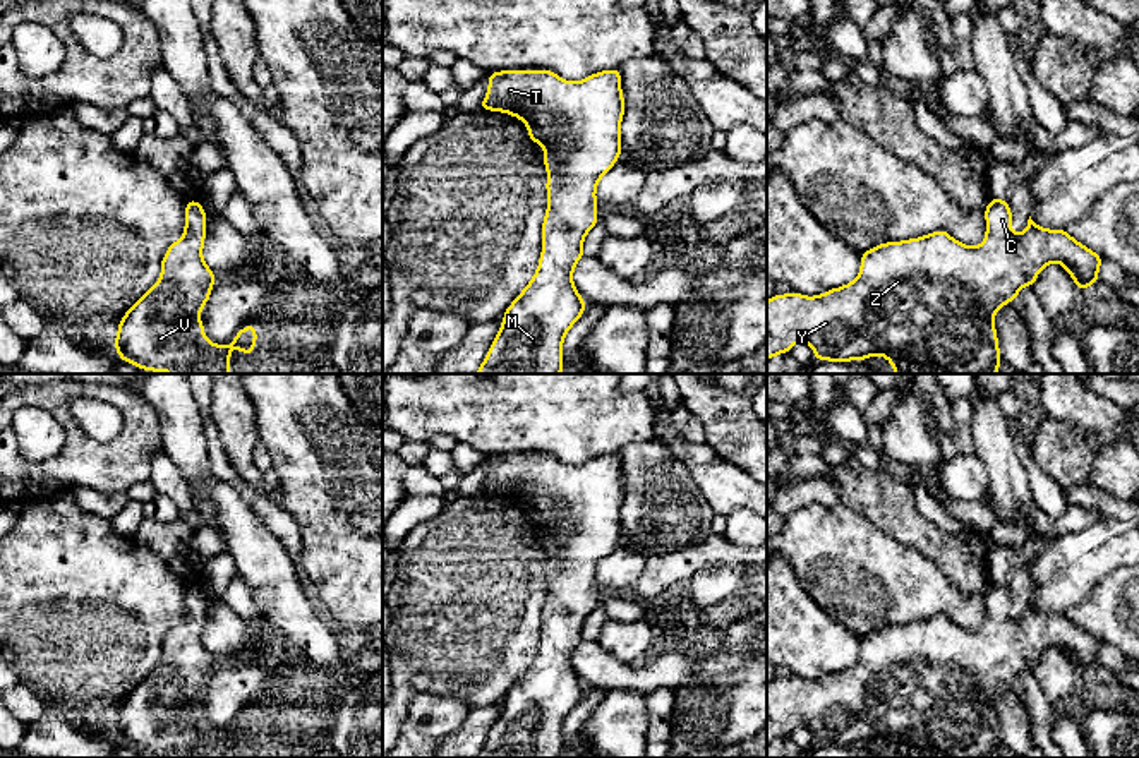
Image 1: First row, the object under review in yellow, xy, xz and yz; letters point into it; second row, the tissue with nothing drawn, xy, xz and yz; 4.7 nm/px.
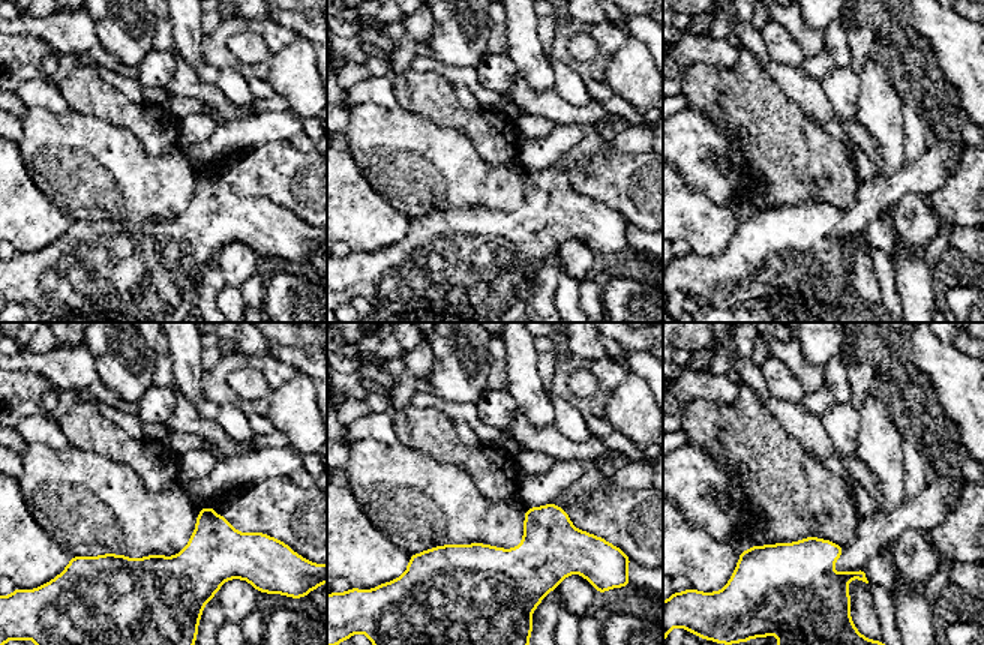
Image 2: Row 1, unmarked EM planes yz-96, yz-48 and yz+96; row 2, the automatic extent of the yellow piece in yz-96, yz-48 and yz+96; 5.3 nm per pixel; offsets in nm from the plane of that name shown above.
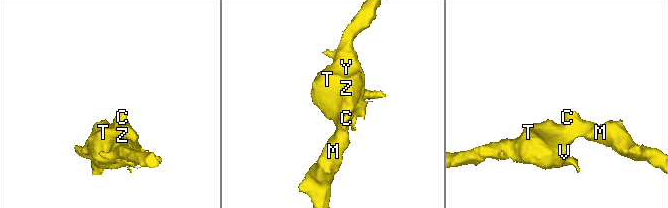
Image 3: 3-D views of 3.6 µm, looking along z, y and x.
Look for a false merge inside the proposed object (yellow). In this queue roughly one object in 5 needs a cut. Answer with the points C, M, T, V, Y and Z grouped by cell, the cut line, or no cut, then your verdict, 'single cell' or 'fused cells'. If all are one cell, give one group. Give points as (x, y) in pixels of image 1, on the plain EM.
groups C M T V Y Z; cut none; single cell

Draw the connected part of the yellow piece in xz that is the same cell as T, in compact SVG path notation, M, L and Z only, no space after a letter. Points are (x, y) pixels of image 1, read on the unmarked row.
M618 453L595 456L580 466L551 454L503 454L489 458L482 494L509 497L527 508L528 521L544 532L547 597L542 607L542 638L532 665L503 700L480 753L475 758L561 758L563 722L585 696L573 669L573 653L583 641L583 623L599 605L595 573L621 538L624 482Z

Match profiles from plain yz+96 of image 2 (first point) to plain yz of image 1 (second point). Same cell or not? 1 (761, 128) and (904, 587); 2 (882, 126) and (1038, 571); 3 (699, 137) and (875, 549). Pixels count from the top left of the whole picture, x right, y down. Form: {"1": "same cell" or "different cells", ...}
{"1": "different cells", "2": "different cells", "3": "same cell"}

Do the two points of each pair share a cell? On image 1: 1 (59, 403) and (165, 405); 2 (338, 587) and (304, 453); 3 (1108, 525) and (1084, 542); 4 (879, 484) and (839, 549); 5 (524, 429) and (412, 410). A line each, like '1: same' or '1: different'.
1: different
2: same
3: same
4: different
5: same

